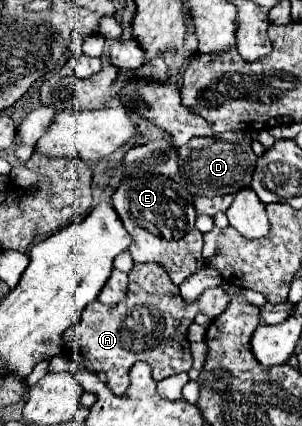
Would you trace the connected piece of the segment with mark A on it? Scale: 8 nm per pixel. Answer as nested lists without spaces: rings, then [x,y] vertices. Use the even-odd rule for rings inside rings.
[[[134,264],[130,270],[128,298],[114,308],[102,306],[94,300],[80,314],[80,320],[64,332],[64,344],[66,340],[72,342],[82,354],[82,368],[88,368],[88,372],[104,372],[110,390],[120,396],[128,388],[128,370],[138,360],[152,364],[154,380],[188,372],[192,368],[188,326],[194,322],[198,312],[204,312],[210,318],[220,316],[224,306],[228,306],[228,300],[230,296],[220,288],[208,288],[194,304],[184,304],[178,288],[162,268],[156,268],[156,264]],[[154,342],[158,344],[154,346]]]

